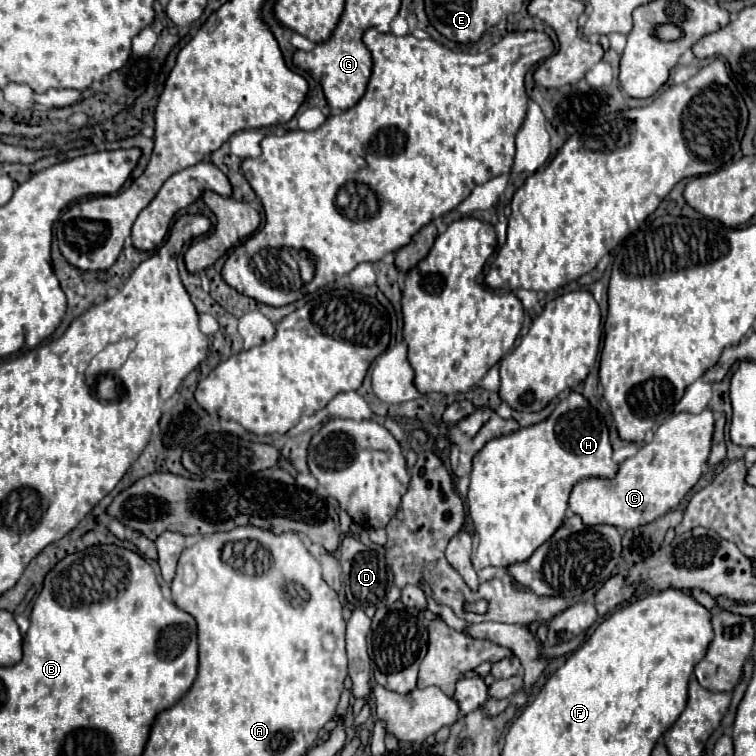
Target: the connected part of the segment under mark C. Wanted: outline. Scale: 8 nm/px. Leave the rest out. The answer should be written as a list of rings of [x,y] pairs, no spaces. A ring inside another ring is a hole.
[[[703,410],[701,414],[689,414],[689,412],[675,412],[661,422],[653,440],[645,444],[635,456],[627,458],[621,466],[619,472],[613,478],[585,478],[577,482],[571,490],[569,496],[569,508],[581,516],[585,526],[595,526],[595,524],[611,524],[617,528],[637,528],[643,524],[649,524],[657,520],[659,516],[667,514],[673,510],[685,494],[697,484],[697,480],[703,474],[703,466],[707,464],[709,450],[711,450],[711,436],[713,436],[713,414],[711,410]]]

